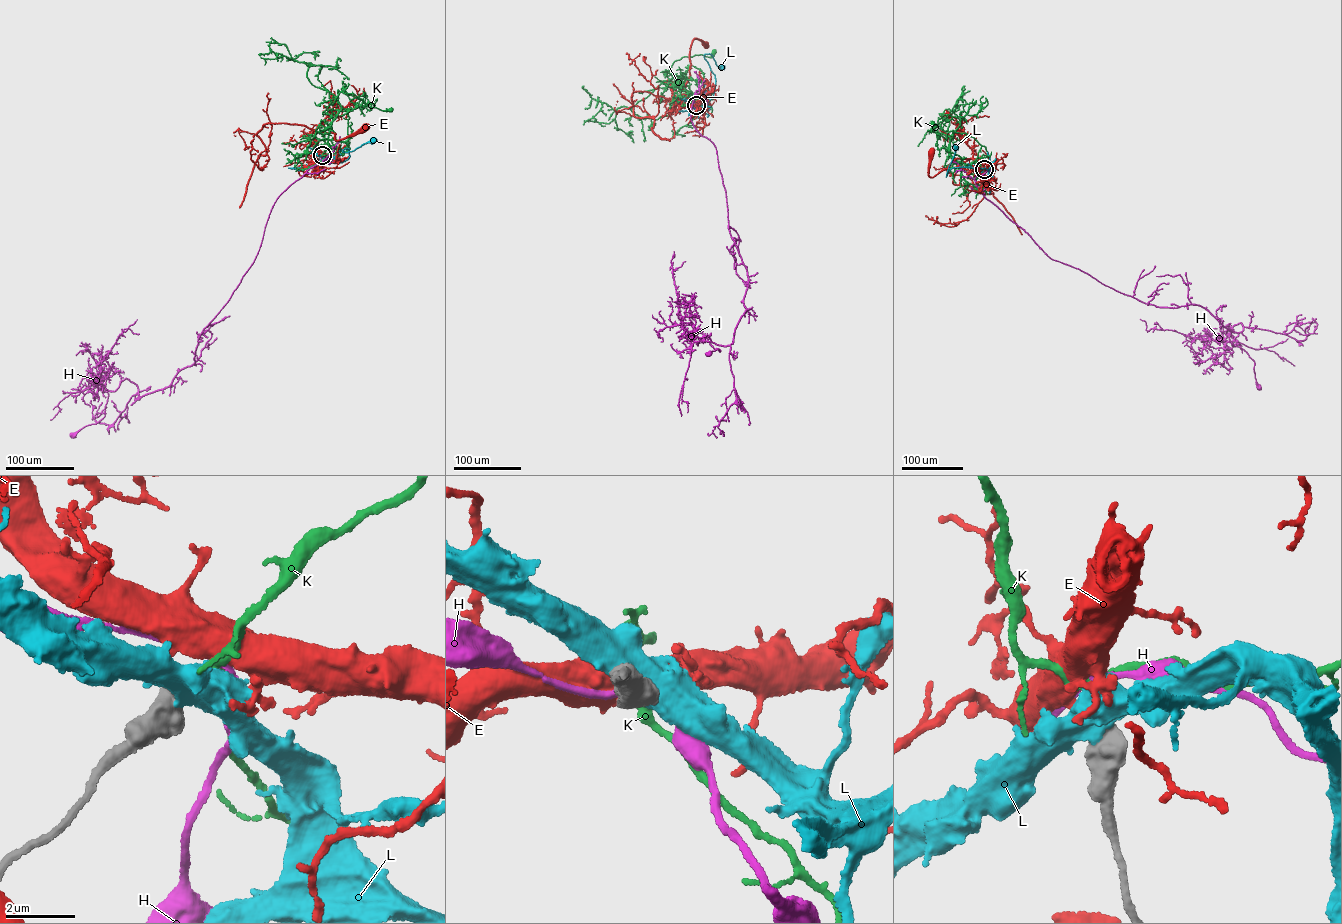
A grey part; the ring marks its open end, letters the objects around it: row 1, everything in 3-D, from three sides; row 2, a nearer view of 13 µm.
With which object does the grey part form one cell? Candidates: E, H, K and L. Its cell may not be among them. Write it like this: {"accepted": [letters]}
{"accepted": []}

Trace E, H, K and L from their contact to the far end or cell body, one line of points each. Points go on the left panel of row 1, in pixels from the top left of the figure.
E: (322, 155), (317, 152), (315, 131), (334, 133), (336, 140), (364, 127)
H: (321, 155), (275, 202), (194, 364), (141, 397), (126, 378), (105, 388), (103, 417), (73, 435)
K: (321, 155), (330, 148), (324, 135), (340, 109), (340, 92), (355, 95), (369, 107), (391, 109)
L: (321, 155), (330, 162), (343, 162), (350, 156), (348, 149), (343, 149), (351, 152), (372, 141)

